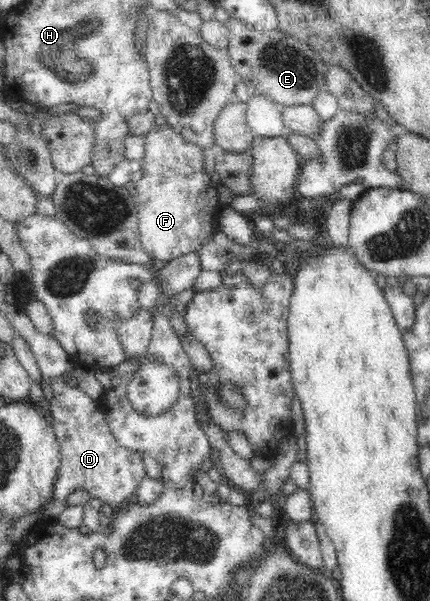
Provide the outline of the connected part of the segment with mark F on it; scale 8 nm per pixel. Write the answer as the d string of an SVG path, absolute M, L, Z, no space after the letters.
M170 125L155 126L145 137L145 157L140 161L143 163L145 175L135 183L131 197L138 209L138 230L142 246L157 264L161 265L181 255L198 252L205 239L209 239L215 232L215 217L223 206L217 197L217 187L211 184L211 176L203 169L203 147L183 140Z

